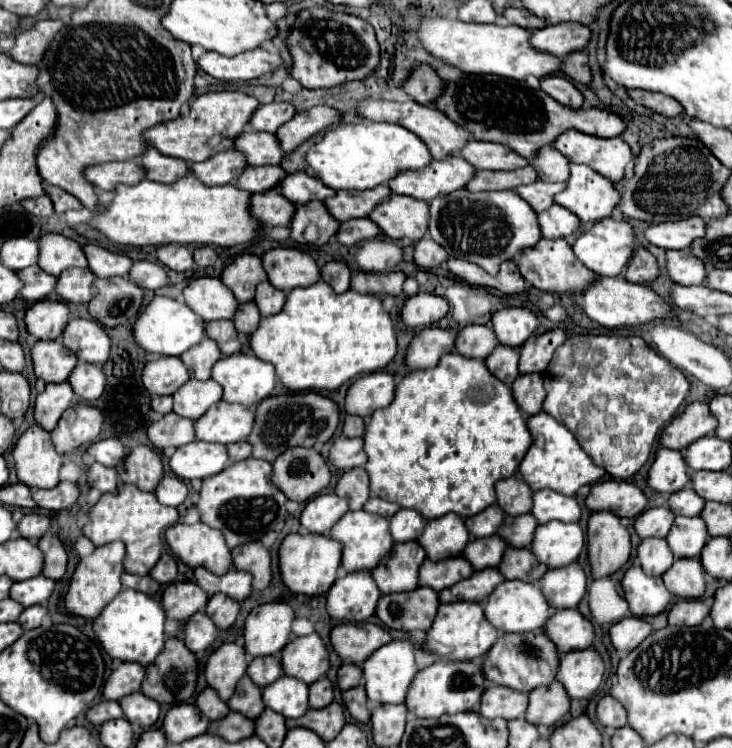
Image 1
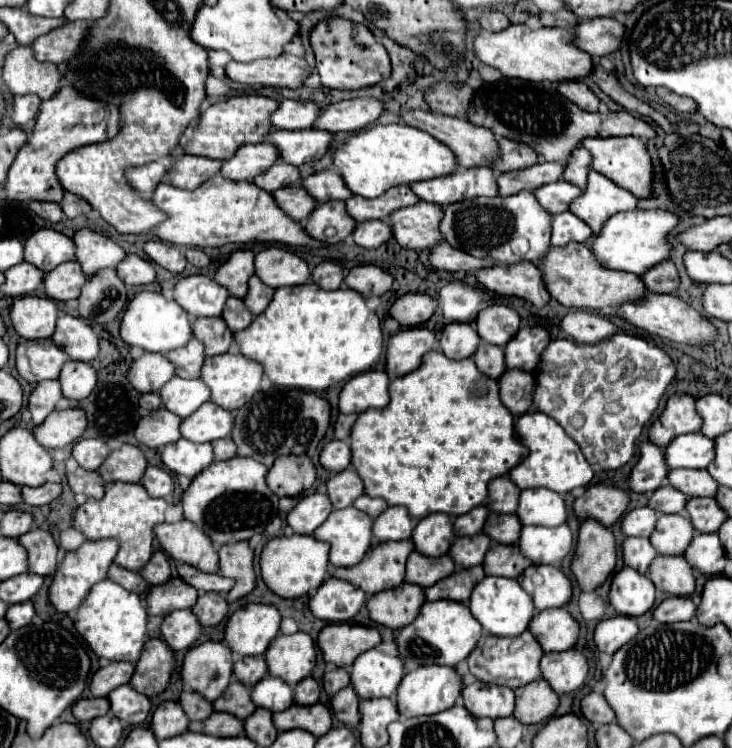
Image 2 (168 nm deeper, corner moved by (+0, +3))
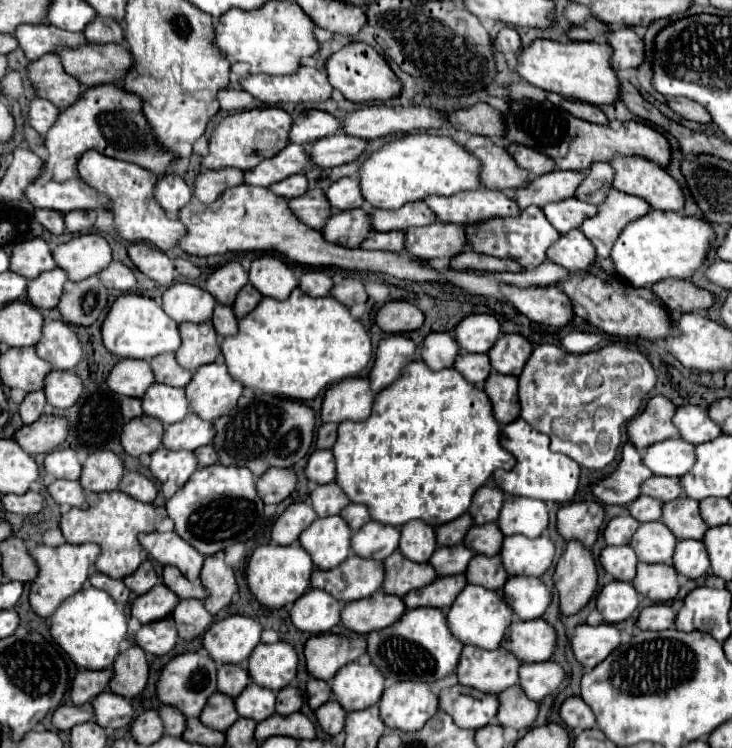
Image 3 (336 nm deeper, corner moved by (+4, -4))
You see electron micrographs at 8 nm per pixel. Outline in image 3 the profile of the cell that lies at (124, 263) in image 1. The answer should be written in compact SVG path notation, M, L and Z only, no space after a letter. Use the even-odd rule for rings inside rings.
M78 234L70 242L60 244L54 250L54 258L56 258L58 266L68 272L68 278L72 282L80 282L80 280L86 280L90 276L98 276L112 262L112 250L100 234Z

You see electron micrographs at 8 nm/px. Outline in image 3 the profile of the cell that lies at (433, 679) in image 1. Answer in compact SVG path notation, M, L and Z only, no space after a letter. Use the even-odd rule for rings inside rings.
M396 682L380 700L380 716L396 730L420 730L438 712L438 696L426 682Z

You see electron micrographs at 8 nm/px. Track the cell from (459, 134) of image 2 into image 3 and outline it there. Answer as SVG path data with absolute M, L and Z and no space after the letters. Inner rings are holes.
M470 136L462 144L468 152L480 158L480 186L494 190L510 190L526 186L530 176L518 168L502 144L488 136Z

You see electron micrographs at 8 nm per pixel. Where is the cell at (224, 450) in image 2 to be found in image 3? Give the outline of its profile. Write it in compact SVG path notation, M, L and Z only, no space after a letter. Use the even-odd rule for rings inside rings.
M212 444L198 448L198 450L196 450L196 456L198 456L200 466L210 466L210 464L216 464L216 462L218 462L218 452L214 450Z

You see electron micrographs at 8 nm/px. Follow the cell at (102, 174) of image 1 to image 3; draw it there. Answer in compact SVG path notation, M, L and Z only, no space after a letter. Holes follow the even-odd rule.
M166 174L156 182L154 198L166 212L172 212L172 216L176 216L176 212L192 200L192 190L182 178Z

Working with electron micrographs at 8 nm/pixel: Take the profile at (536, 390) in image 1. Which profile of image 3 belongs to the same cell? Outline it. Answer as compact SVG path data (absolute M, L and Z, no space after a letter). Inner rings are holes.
M492 372L486 380L484 392L488 394L494 418L500 422L500 426L506 426L514 422L520 416L520 402L518 402L518 378L516 376L502 376L498 372Z

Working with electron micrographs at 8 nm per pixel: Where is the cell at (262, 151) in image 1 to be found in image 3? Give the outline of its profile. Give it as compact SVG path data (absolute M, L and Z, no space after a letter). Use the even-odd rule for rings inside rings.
M334 134L330 138L320 138L318 142L312 142L306 146L310 162L322 168L352 162L364 152L364 148L366 148L366 140L346 136L346 134Z

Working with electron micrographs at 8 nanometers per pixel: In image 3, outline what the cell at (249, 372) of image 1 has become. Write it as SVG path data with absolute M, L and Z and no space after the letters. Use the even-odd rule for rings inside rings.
M212 362L198 368L186 386L190 410L204 420L216 420L228 414L244 392L242 382L234 380L224 362Z

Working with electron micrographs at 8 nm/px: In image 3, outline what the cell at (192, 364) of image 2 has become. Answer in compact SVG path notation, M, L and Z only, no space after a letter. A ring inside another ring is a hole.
M160 354L150 360L150 366L156 374L156 380L162 384L168 384L168 386L184 388L192 378L190 370L178 366L178 360L174 354Z

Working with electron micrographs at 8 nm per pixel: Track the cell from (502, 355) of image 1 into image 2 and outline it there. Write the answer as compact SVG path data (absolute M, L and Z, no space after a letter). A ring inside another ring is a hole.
M480 343L474 357L476 357L476 367L492 379L498 379L506 371L504 351L500 347L494 347L490 343Z

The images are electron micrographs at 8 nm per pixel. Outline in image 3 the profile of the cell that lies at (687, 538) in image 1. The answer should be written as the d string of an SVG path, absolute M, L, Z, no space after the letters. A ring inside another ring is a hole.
M646 522L636 530L630 546L642 562L672 562L676 538L664 522Z

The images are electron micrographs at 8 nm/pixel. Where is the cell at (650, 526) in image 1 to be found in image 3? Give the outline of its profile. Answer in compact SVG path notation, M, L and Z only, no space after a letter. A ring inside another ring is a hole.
M618 516L612 518L604 530L604 540L610 546L620 546L620 544L630 544L630 538L634 536L634 530L638 530L640 522L632 516Z

